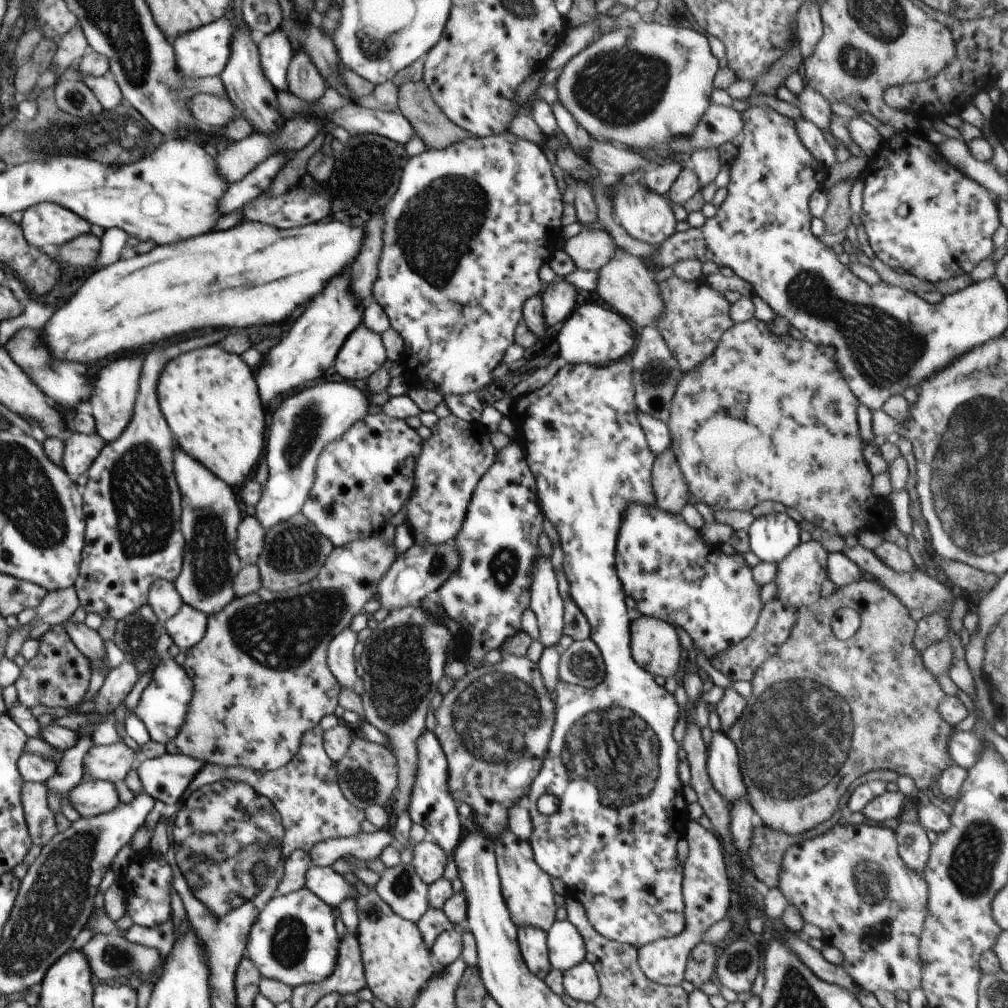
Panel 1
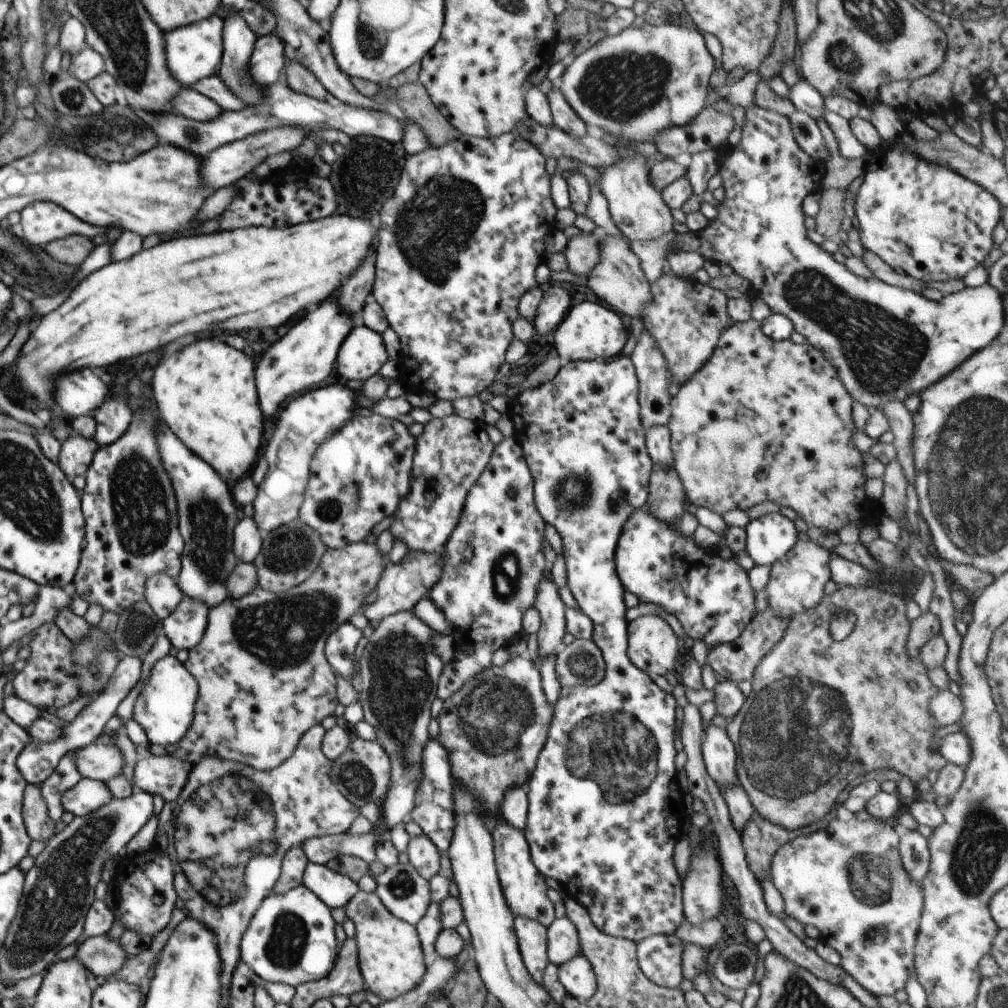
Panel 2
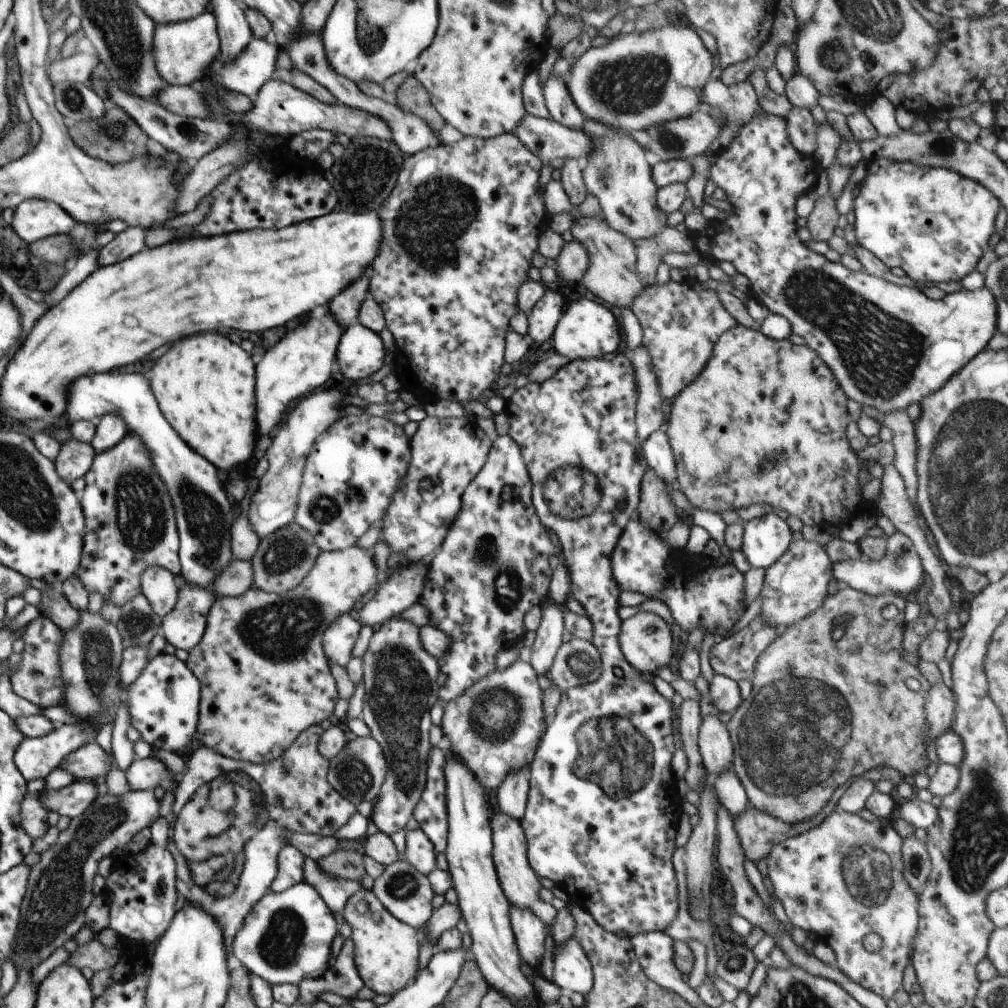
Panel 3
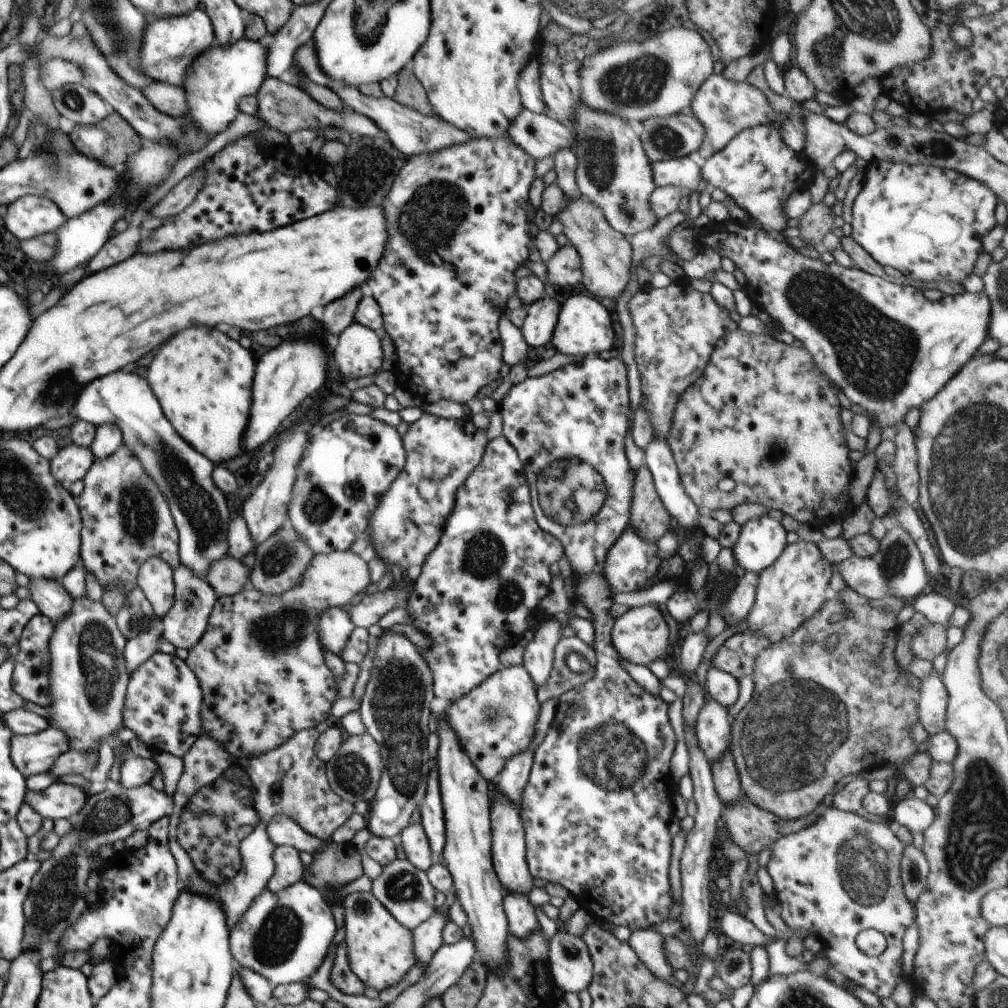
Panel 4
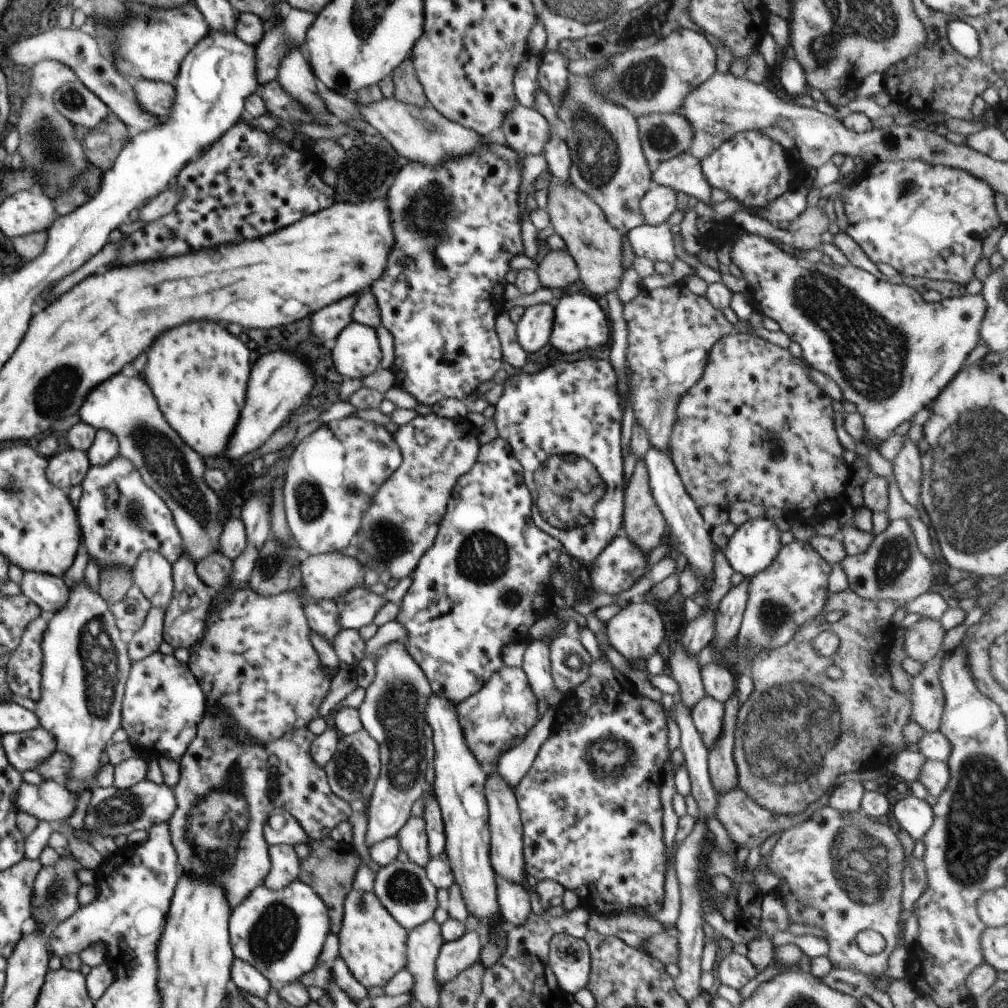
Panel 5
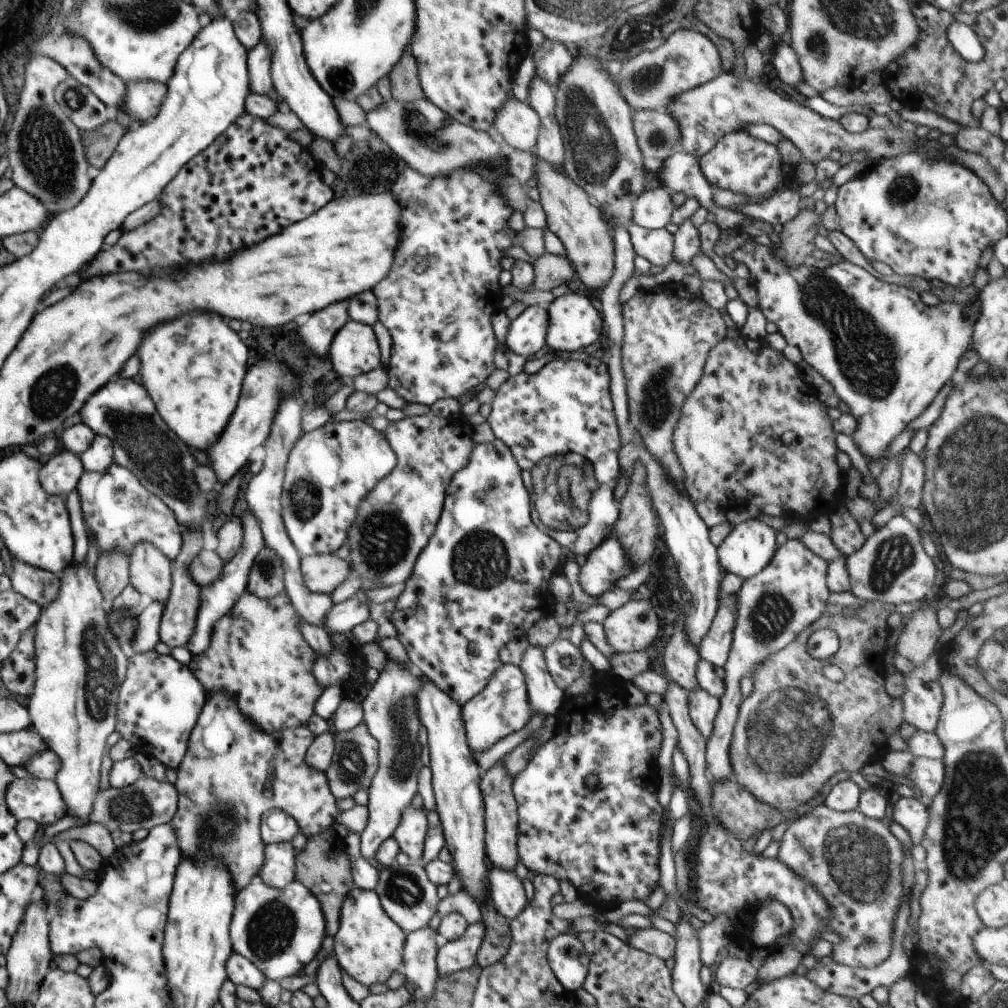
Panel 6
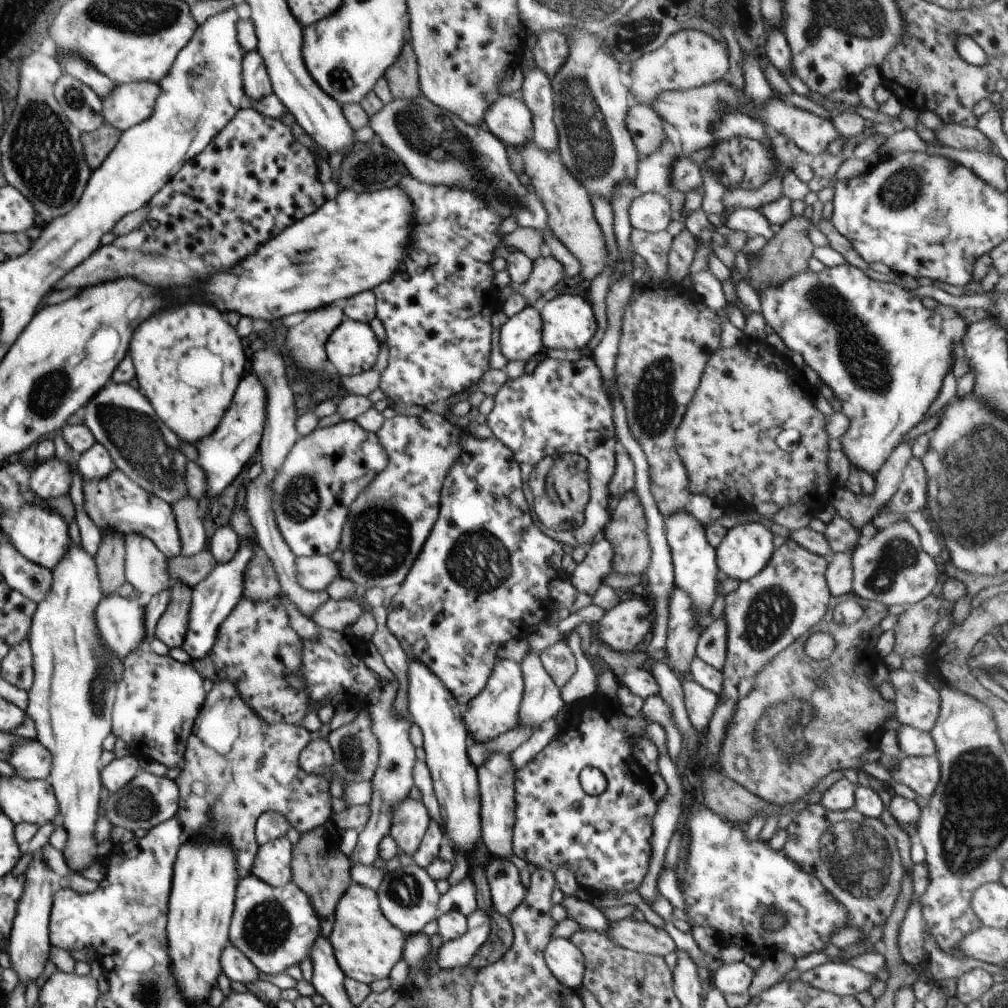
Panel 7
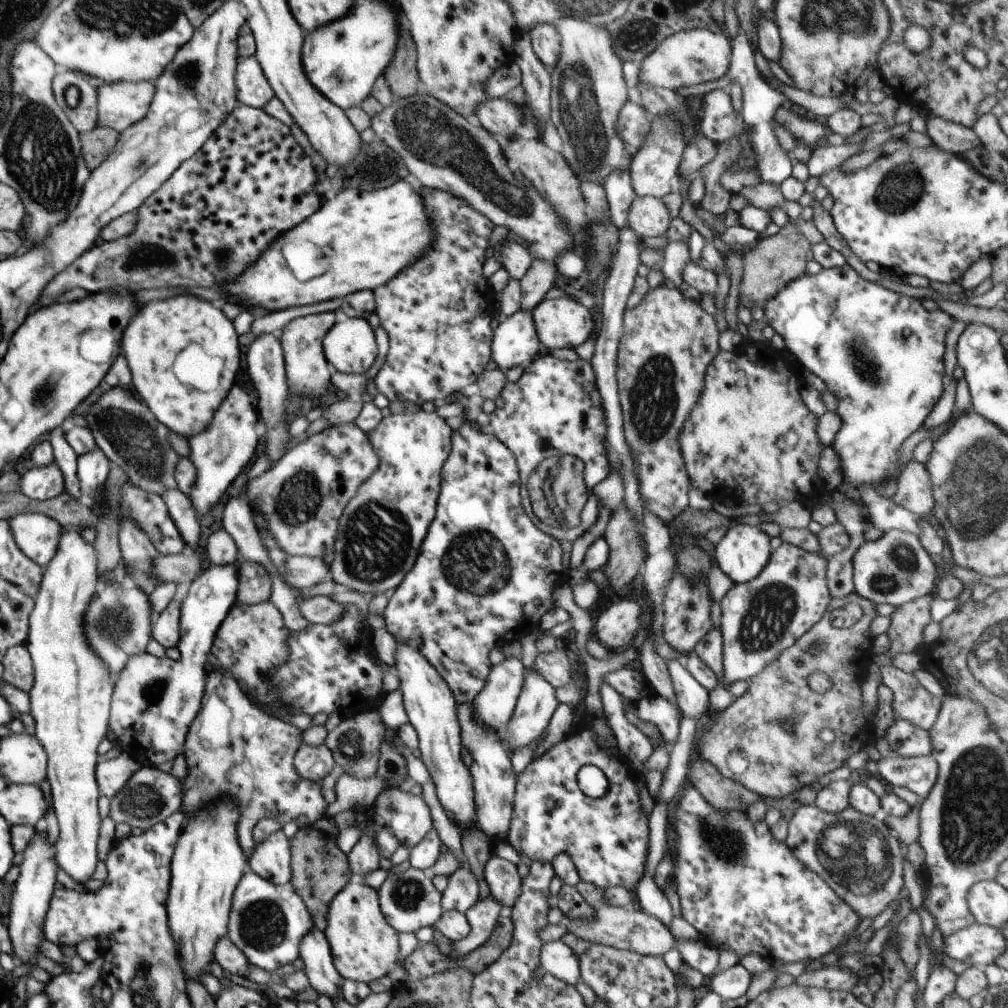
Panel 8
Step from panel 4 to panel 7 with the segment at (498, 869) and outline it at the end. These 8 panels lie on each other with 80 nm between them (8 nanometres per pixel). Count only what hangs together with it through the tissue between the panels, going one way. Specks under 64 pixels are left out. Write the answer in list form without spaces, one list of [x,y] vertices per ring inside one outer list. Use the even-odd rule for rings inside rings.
[[[502,753],[493,754],[489,760],[477,768],[479,793],[481,798],[481,841],[485,844],[491,858],[510,860],[513,854],[513,828],[515,825],[515,771],[511,759]]]

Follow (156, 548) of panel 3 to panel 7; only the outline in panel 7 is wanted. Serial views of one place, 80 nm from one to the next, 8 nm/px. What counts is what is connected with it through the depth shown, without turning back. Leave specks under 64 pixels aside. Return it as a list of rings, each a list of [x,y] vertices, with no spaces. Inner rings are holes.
[[[114,467],[107,477],[83,481],[86,512],[102,535],[116,532],[122,536],[137,534],[150,539],[169,560],[181,554],[182,543],[171,505],[138,486],[125,472]]]

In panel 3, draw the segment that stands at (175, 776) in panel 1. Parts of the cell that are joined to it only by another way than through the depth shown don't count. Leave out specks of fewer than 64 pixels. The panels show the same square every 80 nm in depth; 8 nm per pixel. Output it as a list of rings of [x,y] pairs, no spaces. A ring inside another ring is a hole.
[[[153,756],[136,758],[125,773],[128,782],[125,788],[130,786],[132,791],[175,792],[178,784],[166,764]]]

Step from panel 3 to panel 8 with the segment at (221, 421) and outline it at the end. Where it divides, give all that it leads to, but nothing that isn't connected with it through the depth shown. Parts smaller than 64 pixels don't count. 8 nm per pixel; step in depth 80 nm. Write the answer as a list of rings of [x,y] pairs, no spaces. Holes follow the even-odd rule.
[[[191,294],[179,295],[162,302],[150,302],[140,308],[138,316],[128,323],[122,337],[121,352],[124,352],[131,370],[131,390],[170,431],[189,439],[207,429],[230,388],[240,380],[243,372],[240,365],[242,356],[234,328],[233,322],[230,322],[222,310]],[[190,344],[202,346],[204,352],[208,350],[208,358],[216,362],[216,368],[212,370],[222,370],[221,379],[214,390],[198,390],[192,385],[183,384],[174,374],[172,364],[176,362],[178,354],[184,352]]]

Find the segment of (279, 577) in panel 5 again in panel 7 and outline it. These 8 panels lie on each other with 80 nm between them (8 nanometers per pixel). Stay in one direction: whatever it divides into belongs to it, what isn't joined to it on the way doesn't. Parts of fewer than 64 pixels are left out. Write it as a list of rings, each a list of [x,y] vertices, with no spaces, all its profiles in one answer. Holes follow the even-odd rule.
[[[261,549],[252,557],[244,573],[243,596],[258,602],[271,601],[280,594],[281,584],[276,569],[268,555]]]

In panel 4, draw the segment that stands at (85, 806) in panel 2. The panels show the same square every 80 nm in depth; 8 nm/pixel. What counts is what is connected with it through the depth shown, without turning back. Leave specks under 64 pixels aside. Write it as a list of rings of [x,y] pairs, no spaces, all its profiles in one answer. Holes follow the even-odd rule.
[[[56,781],[41,791],[27,790],[25,802],[32,805],[43,818],[72,819],[86,804],[83,788]]]

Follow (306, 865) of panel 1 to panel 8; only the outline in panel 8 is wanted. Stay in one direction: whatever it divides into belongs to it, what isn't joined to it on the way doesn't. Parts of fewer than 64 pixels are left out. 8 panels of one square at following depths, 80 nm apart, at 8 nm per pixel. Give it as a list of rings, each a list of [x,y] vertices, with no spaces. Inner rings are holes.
[[[283,829],[255,846],[249,870],[264,880],[283,885],[291,882],[291,844]]]

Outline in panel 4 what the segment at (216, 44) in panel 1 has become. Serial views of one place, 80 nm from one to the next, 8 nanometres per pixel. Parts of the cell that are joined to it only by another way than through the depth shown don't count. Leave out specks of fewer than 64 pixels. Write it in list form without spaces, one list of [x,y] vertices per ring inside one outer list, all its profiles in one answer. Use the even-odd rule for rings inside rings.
[[[203,8],[175,17],[152,17],[146,14],[145,17],[147,29],[144,31],[143,48],[140,49],[143,71],[154,81],[182,85],[192,63],[216,43],[211,18]]]

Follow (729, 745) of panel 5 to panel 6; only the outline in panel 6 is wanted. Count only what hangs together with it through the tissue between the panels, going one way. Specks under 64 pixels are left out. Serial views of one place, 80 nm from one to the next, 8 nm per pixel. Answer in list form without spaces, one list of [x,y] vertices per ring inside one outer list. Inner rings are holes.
[[[788,539],[785,545],[777,548],[768,566],[743,581],[741,589],[736,593],[738,618],[729,657],[723,666],[725,693],[719,698],[721,707],[714,721],[712,736],[706,740],[707,769],[715,782],[734,780],[729,756],[739,706],[743,701],[740,680],[743,676],[751,676],[756,665],[788,646],[826,612],[831,593],[826,580],[829,566],[828,562],[815,555],[800,539]]]

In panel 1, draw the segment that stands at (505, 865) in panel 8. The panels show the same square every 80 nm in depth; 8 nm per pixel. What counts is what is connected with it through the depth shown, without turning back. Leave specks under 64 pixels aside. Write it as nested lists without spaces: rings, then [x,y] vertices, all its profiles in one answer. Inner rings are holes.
[[[518,927],[518,942],[526,966],[544,980],[552,966],[549,961],[547,932],[536,927]]]

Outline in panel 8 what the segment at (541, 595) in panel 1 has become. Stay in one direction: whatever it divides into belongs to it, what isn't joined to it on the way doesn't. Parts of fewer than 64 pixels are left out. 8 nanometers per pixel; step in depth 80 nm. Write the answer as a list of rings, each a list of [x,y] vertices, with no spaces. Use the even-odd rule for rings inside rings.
[[[536,669],[525,671],[522,690],[520,691],[517,705],[512,713],[510,722],[500,733],[504,744],[510,748],[508,752],[513,753],[515,748],[525,747],[528,743],[534,742],[547,730],[548,723],[556,708],[559,707],[559,700],[556,696],[556,689]]]

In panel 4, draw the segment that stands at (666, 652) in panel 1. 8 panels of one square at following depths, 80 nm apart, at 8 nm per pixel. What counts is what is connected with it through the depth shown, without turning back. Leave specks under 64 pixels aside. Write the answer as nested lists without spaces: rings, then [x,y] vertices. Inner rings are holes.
[[[655,605],[626,609],[622,615],[615,618],[611,637],[619,656],[629,663],[649,667],[658,658],[668,659],[666,648],[671,642],[671,633]]]

